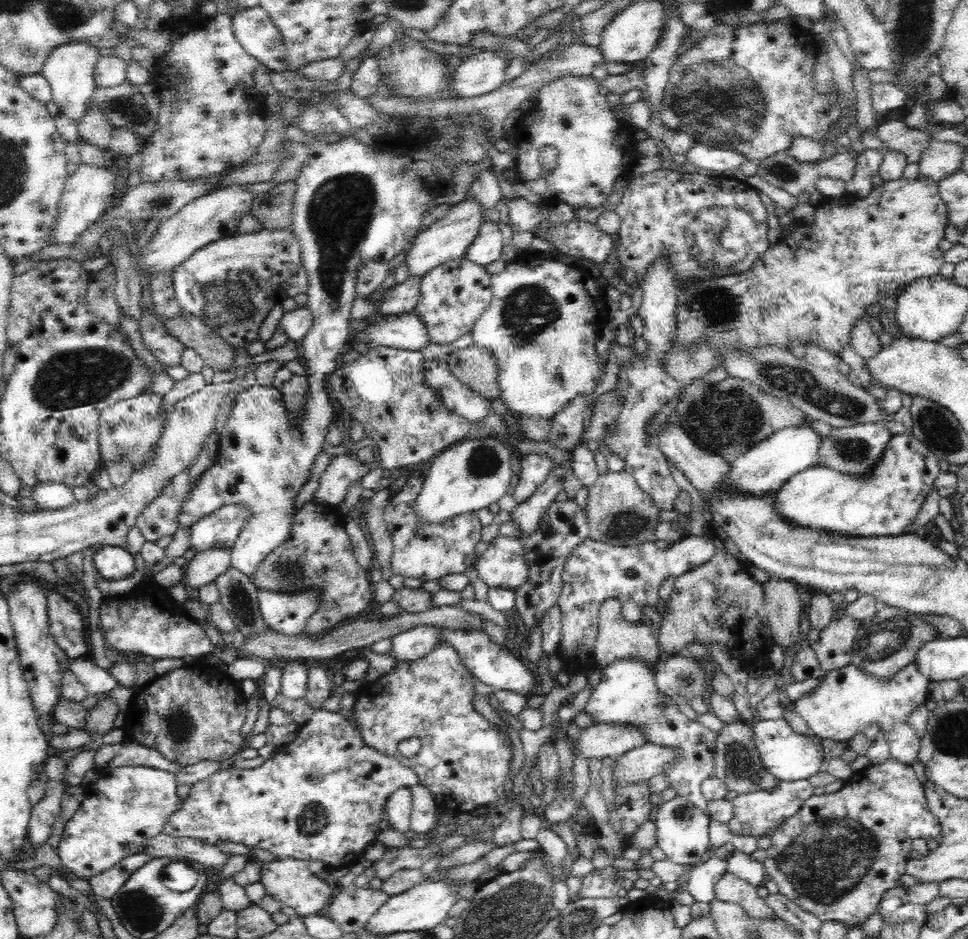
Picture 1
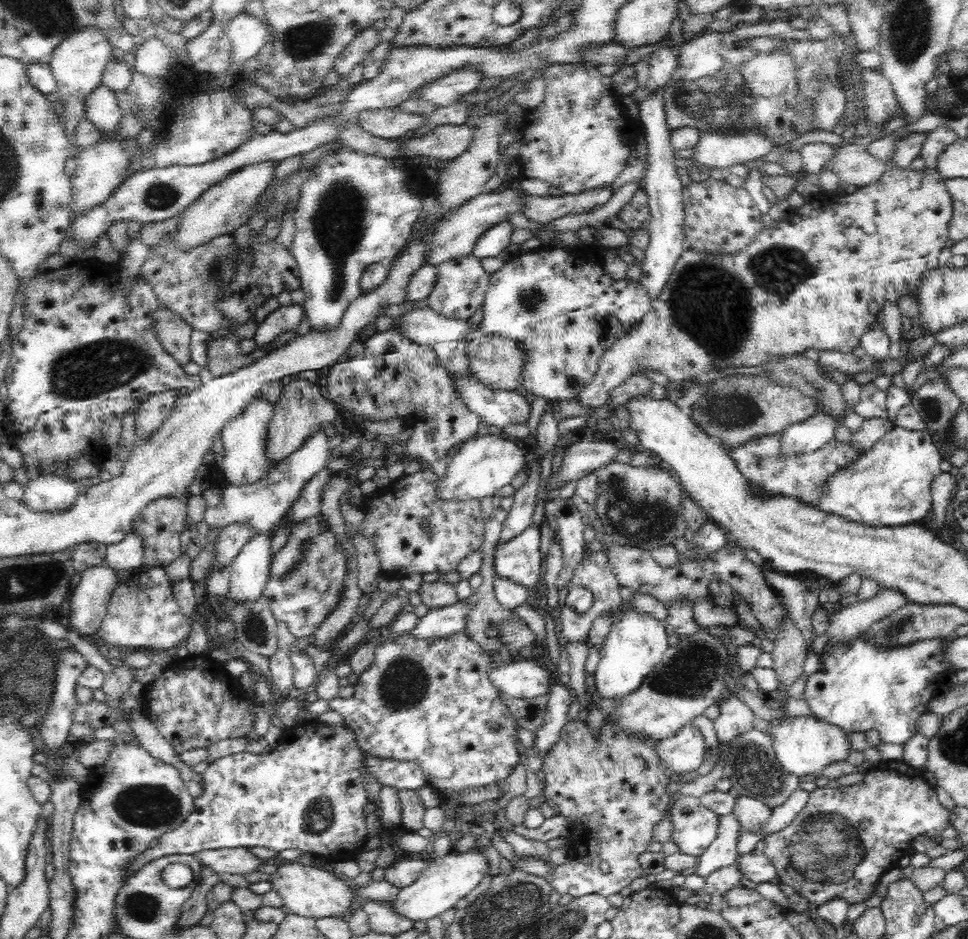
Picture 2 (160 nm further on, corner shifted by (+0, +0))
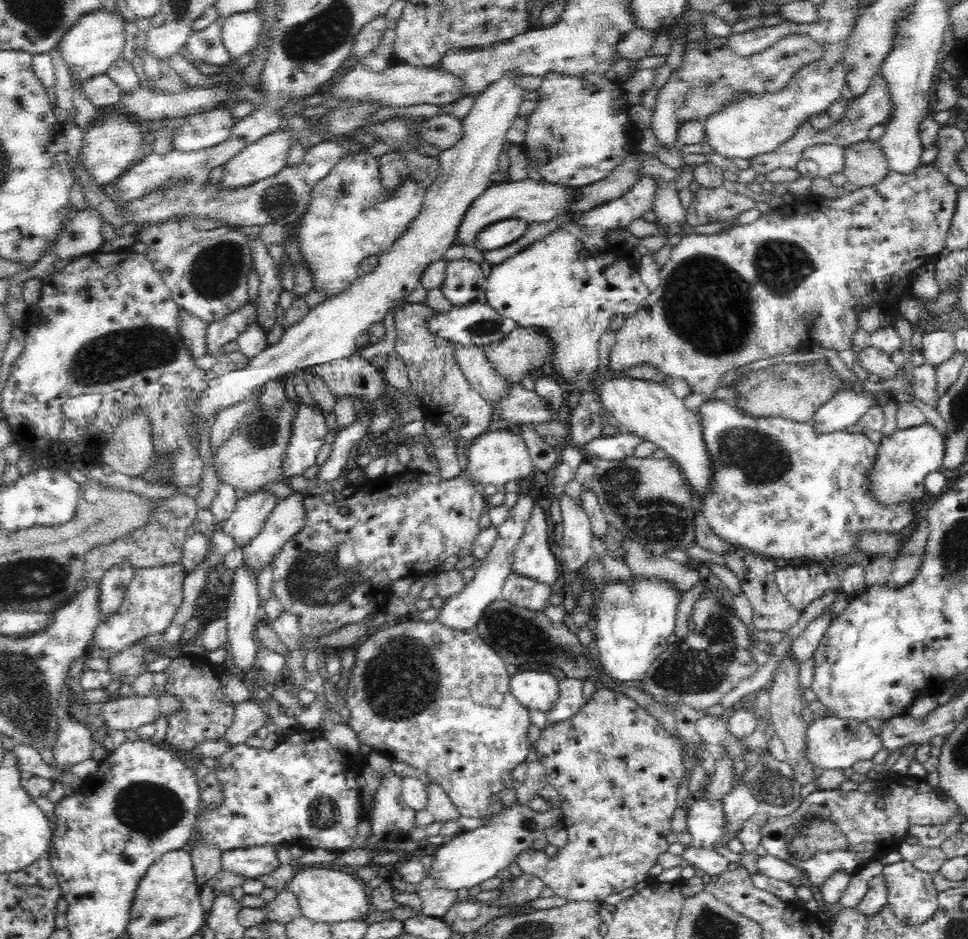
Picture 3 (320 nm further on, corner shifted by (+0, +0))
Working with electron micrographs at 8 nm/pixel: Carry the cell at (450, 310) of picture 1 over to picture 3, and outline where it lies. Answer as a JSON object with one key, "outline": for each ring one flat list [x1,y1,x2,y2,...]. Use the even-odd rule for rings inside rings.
{"outline":[[450,260,446,264,446,278,440,288,452,306,461,307,478,298,487,282,487,269,472,260]]}

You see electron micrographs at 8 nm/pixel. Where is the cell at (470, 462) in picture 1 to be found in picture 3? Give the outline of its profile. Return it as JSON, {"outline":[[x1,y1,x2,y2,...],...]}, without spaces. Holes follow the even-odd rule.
{"outline":[[510,430,486,431,468,442,466,451,468,451,467,469,461,471,460,476,472,481,480,489,487,484,505,485,507,482,512,482,512,480,528,482,534,473,528,445,521,435]]}

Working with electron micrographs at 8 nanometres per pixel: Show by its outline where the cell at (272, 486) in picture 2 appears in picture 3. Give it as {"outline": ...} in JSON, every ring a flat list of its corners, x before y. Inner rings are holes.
{"outline":[[297,404,290,440,283,458,283,475,300,476,306,468,316,464,316,455,329,431,322,413,318,404]]}

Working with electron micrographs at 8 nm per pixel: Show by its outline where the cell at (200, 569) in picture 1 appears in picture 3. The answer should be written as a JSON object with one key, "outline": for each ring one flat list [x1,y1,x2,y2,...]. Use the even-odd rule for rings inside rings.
{"outline":[[268,490,249,493,245,498,238,499,234,512,223,524,223,532,235,541,237,546,248,546,250,541,254,540,262,530,264,522,268,519,269,514,276,506,276,496]]}

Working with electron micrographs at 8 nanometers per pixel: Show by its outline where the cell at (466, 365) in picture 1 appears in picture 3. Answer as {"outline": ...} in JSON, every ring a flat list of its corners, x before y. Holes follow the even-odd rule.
{"outline":[[516,327,497,344,484,347,486,357,510,383,520,383,530,370,542,366,553,353,552,340,532,327]]}

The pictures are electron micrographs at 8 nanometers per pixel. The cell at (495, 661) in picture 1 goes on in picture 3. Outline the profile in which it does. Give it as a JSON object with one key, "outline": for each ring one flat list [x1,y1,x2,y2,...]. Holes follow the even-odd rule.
{"outline":[[526,670,510,678,510,691,529,710,548,712,560,696,559,682,548,672]]}

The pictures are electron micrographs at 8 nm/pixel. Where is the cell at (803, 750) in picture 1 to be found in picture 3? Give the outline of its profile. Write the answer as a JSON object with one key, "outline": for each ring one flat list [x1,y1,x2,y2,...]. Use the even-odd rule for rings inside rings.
{"outline":[[825,714,817,717,806,728,806,750,804,751,808,761,815,768,824,770,850,768,855,762,872,759,872,756,883,748,881,735,876,735,866,721]]}

